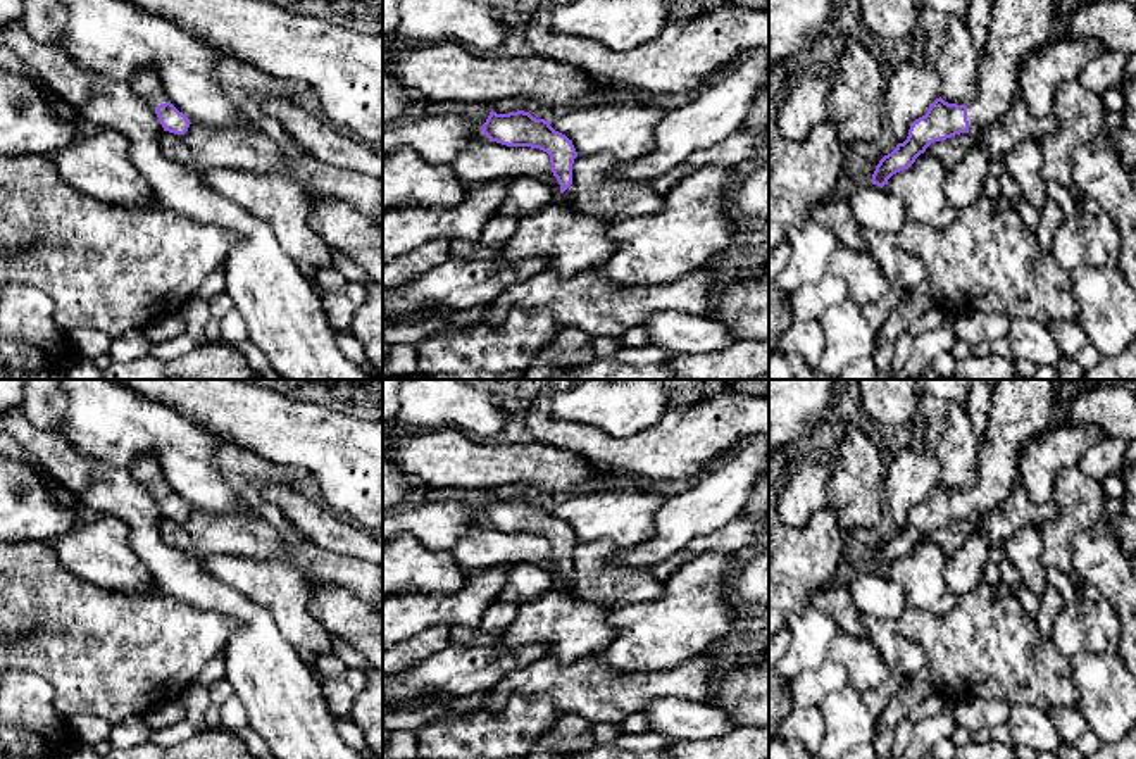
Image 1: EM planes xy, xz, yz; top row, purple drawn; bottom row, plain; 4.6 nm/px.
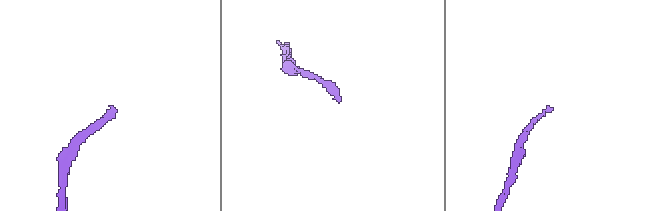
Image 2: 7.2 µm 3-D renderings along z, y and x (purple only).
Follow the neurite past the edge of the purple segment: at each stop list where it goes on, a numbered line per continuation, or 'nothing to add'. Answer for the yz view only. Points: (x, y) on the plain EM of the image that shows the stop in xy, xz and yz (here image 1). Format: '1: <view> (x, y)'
1: yz (1019, 409)

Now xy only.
1: xy (147, 470)

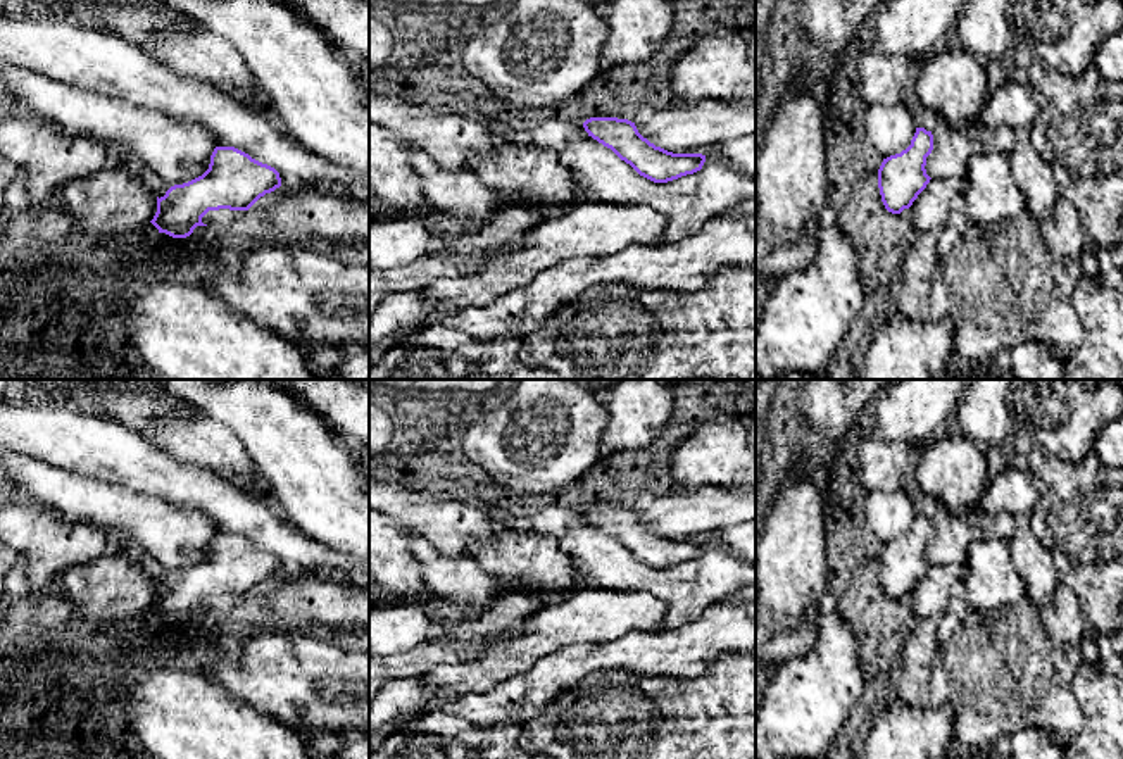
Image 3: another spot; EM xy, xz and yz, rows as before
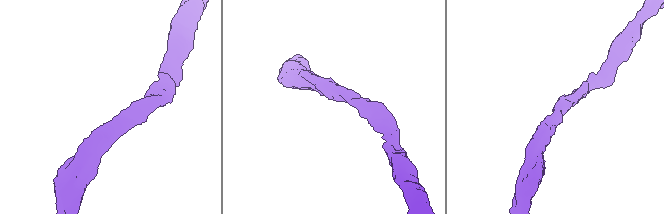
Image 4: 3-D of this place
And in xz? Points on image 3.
nothing to add

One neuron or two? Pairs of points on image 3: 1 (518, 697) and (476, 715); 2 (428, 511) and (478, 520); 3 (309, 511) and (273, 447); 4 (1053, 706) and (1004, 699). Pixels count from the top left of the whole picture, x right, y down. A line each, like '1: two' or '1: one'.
1: one
2: one
3: one
4: one

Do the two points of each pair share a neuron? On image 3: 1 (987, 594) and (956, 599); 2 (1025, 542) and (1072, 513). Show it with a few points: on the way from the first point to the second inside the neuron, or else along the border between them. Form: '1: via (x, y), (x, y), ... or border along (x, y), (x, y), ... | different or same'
1: border along (963, 580), (966, 602), (972, 609) | different
2: border along (1028, 516), (1032, 533), (1051, 554), (1056, 571) | different

